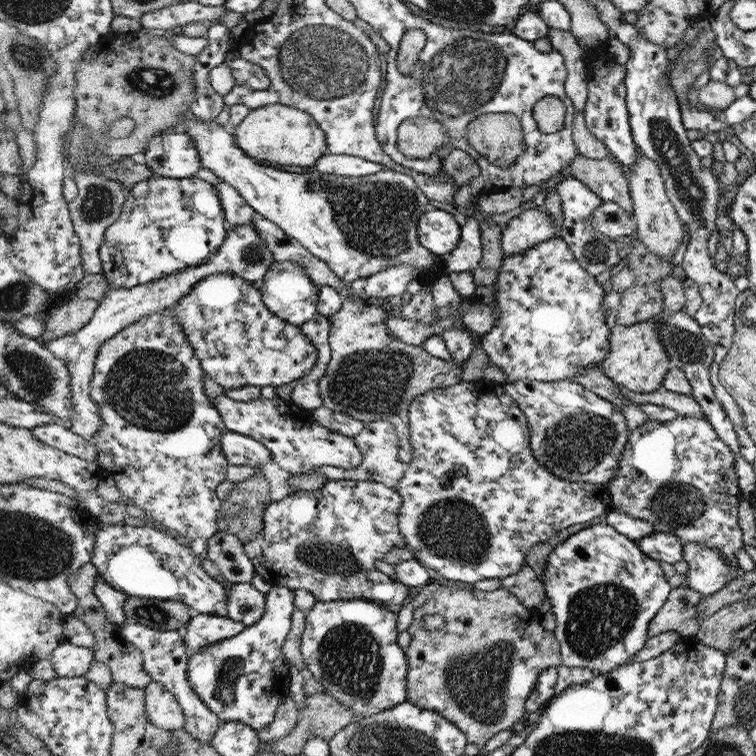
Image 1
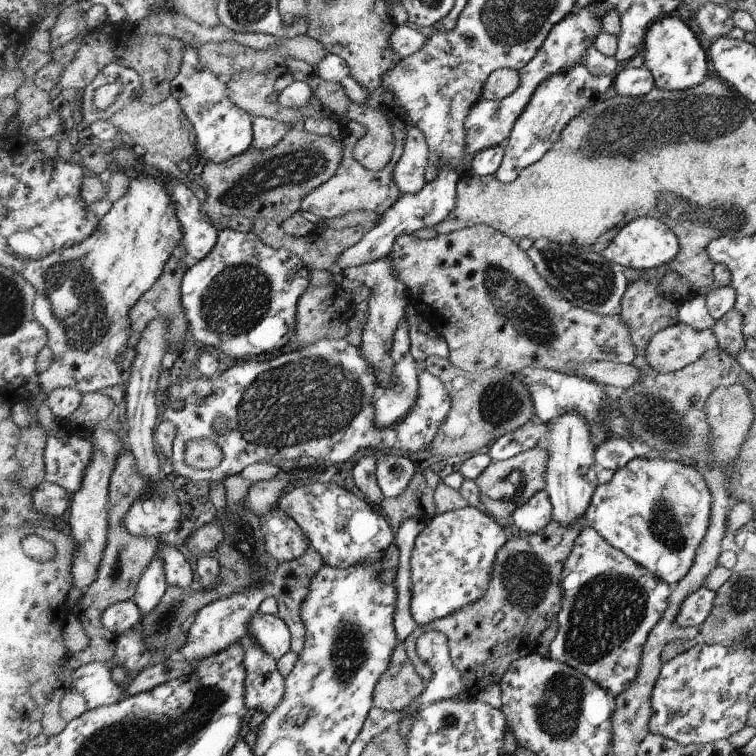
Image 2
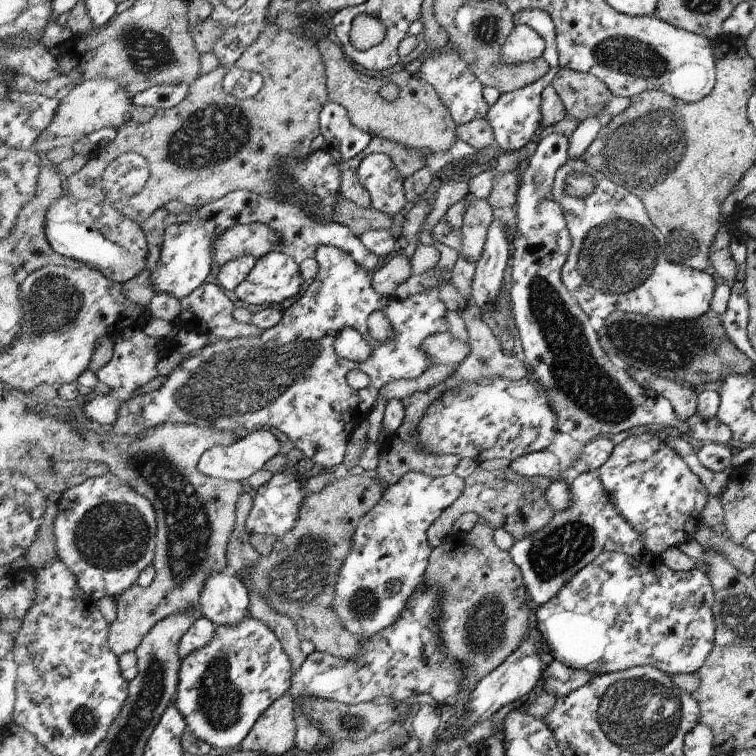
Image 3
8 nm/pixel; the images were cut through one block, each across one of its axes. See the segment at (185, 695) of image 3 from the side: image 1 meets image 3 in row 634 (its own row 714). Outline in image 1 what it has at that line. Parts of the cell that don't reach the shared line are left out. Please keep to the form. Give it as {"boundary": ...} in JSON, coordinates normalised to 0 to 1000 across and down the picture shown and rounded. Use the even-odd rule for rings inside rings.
{"boundary":[[[362,775],[351,786],[351,791],[352,803],[349,804],[349,813],[344,817],[344,820],[341,820],[341,823],[331,828],[325,828],[325,832],[316,836],[316,839],[310,844],[295,847],[295,849],[287,849],[286,852],[261,862],[254,868],[250,878],[251,906],[254,906],[254,910],[263,917],[263,919],[274,929],[274,933],[292,950],[292,952],[313,952],[315,955],[321,955],[323,958],[332,960],[340,968],[345,963],[356,960],[356,958],[361,956],[361,952],[364,952],[364,946],[366,944],[366,937],[369,937],[370,931],[384,922],[384,881],[380,876],[380,869],[374,866],[374,852],[378,849],[380,840],[386,829],[385,816],[390,811],[390,783],[381,776]]]}

